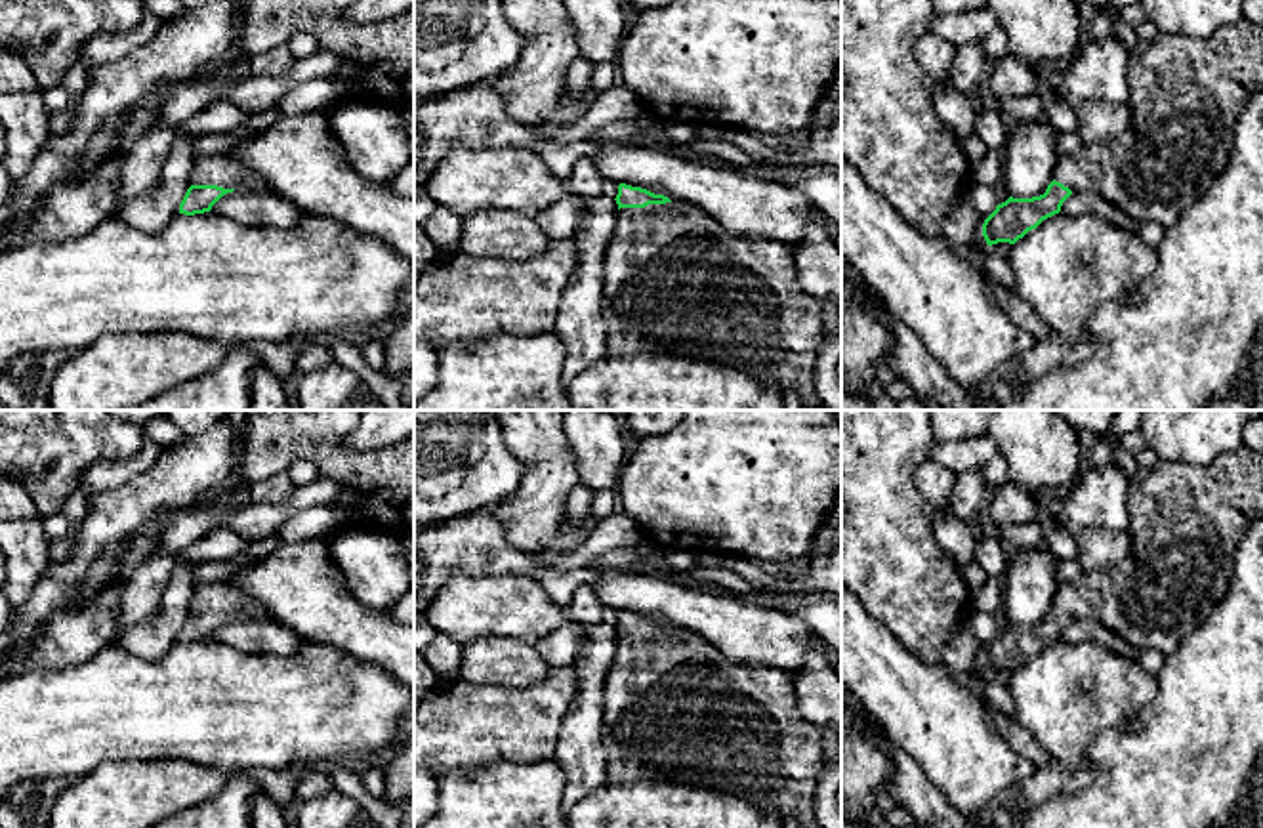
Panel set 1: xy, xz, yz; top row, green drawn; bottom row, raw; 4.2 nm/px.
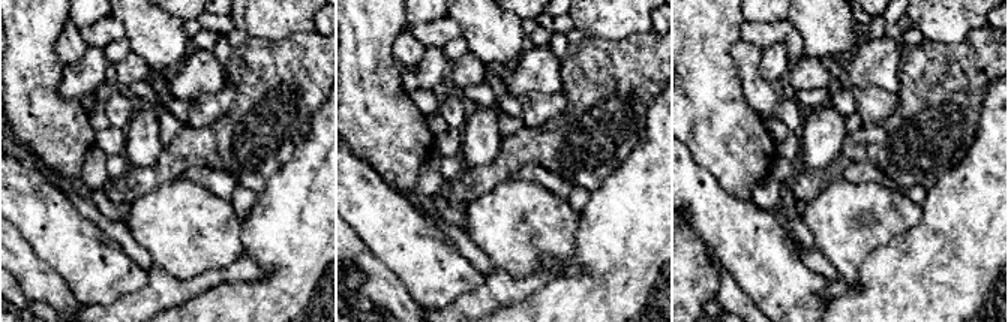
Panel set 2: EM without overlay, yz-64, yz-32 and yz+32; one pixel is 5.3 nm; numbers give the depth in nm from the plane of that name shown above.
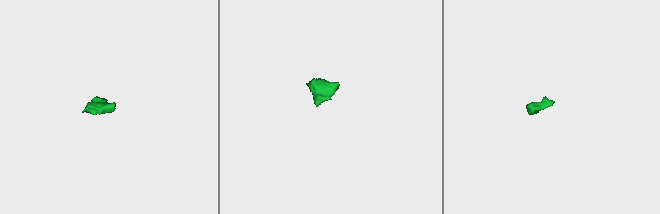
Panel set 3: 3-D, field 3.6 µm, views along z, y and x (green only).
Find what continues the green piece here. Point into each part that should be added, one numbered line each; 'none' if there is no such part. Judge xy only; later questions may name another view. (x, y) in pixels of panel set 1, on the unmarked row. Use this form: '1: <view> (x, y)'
1: xy (220, 598)

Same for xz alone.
1: xz (674, 708)

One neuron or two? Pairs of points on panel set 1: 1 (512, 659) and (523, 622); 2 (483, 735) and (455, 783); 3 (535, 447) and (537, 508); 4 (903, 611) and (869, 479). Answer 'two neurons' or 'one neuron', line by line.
1: two neurons
2: two neurons
3: one neuron
4: one neuron

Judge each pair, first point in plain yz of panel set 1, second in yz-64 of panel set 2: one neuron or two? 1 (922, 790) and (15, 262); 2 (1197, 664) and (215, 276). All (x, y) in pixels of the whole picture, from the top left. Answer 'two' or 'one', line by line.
1: one
2: two

